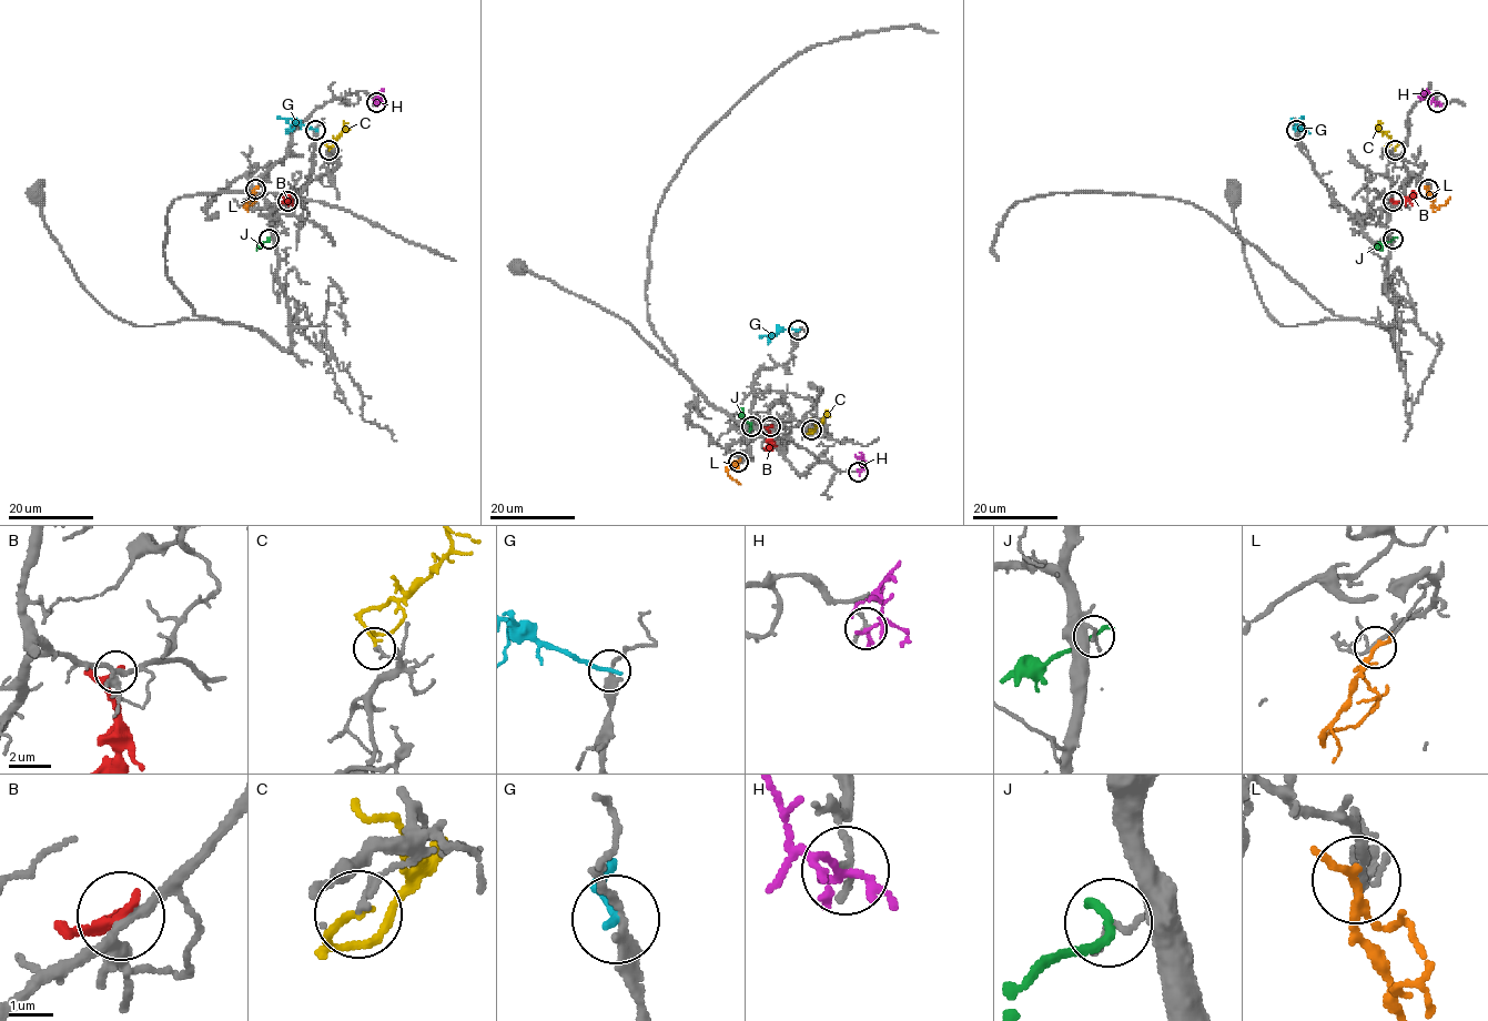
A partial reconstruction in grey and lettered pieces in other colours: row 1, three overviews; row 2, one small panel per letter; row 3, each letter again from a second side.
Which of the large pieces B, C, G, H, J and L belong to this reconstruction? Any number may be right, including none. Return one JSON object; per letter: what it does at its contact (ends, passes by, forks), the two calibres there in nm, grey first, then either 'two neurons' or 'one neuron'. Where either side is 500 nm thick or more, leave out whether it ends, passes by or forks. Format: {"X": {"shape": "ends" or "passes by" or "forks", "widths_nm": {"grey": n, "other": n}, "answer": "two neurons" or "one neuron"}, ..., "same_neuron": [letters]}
{"B": {"shape": "passes by", "widths_nm": {"grey": 240, "other": 170}, "answer": "two neurons"}, "C": {"shape": "ends", "widths_nm": {"grey": 80, "other": 160}, "answer": "two neurons"}, "G": {"shape": "ends", "widths_nm": {"grey": 260, "other": 220}, "answer": "two neurons"}, "H": {"shape": "passes by", "widths_nm": {"grey": 190, "other": 150}, "answer": "two neurons"}, "J": {"shape": "ends", "widths_nm": {"grey": 160, "other": 240}, "answer": "two neurons"}, "L": {"shape": "passes by", "widths_nm": {"grey": 130, "other": 180}, "answer": "two neurons"}, "same_neuron": []}

